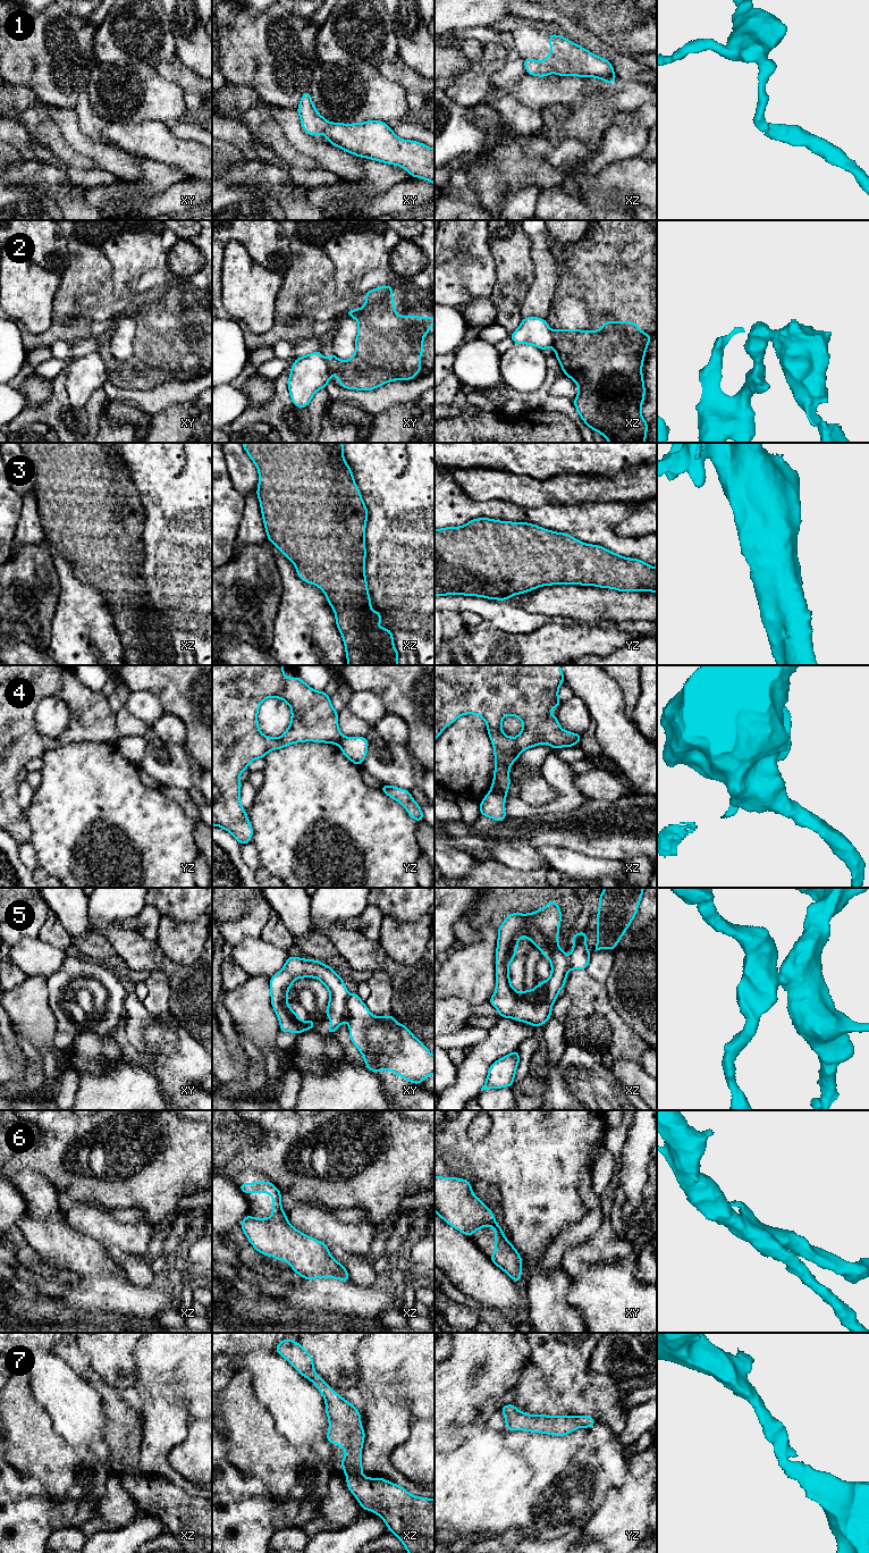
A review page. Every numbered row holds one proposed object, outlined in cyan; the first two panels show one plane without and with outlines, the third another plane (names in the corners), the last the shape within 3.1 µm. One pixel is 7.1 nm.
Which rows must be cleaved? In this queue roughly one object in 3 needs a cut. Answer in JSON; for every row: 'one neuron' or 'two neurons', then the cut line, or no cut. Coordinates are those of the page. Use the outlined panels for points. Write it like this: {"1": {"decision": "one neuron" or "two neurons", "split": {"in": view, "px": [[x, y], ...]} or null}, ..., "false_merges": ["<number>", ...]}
{"1": {"decision": "one neuron", "split": null}, "2": {"decision": "two neurons", "split": {"in": "xz", "px": [[550, 330], [553, 345]]}}, "3": {"decision": "one neuron", "split": null}, "4": {"decision": "two neurons", "split": {"in": "xz", "px": [[490, 791], [505, 795]]}}, "5": {"decision": "two neurons", "split": {"in": "xy", "px": [[349, 995], [346, 1001], [345, 1014]]}}, "6": {"decision": "two neurons", "split": {"in": "xz", "px": [[286, 1217], [284, 1220], [258, 1218]]}}, "7": {"decision": "one neuron", "split": null}, "false_merges": ["2", "4", "5", "6"]}

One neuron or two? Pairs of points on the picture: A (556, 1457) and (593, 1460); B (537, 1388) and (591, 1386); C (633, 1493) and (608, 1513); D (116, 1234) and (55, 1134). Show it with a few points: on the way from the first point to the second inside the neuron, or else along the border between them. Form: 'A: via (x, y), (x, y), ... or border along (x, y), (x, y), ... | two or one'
A: border along (579, 1447), (570, 1463), (555, 1478) | two
B: via (550, 1387), (578, 1387) | one
C: via (627, 1499), (614, 1512) | one
D: border along (82, 1202), (103, 1206), (107, 1209) | two

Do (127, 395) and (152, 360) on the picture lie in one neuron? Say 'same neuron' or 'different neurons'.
different neurons

